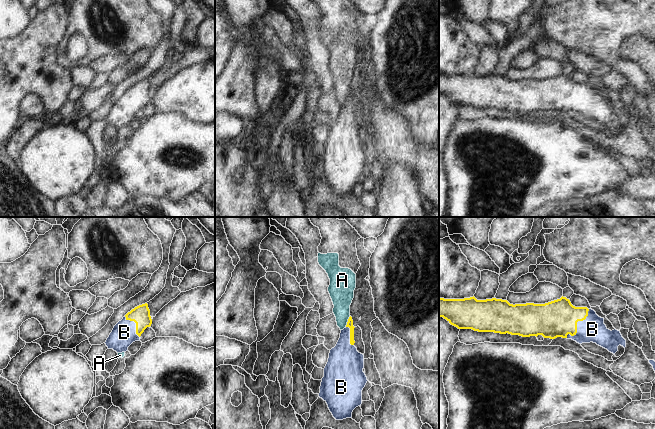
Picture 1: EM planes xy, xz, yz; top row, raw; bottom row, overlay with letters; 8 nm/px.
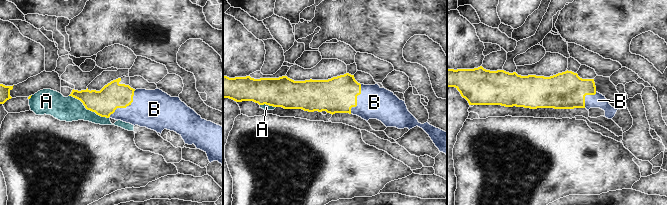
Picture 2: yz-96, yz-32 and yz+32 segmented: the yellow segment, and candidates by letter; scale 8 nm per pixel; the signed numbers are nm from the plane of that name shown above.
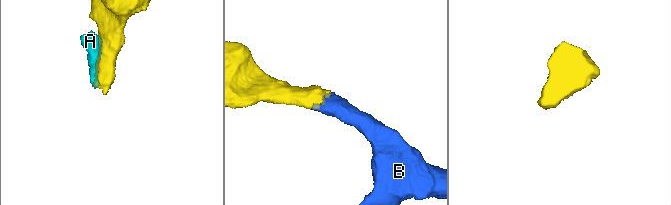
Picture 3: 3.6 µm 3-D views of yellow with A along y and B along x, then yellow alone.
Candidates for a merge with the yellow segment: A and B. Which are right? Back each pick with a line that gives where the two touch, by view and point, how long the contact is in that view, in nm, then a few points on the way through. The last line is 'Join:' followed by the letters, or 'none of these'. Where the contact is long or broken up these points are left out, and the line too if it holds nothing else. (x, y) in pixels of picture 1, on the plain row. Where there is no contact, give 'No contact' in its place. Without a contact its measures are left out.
B: Touches yellow at yz (576, 100). Shared border 300 nm. Path across: yz (558, 94), (576, 100), (592, 105)
Join: B.

